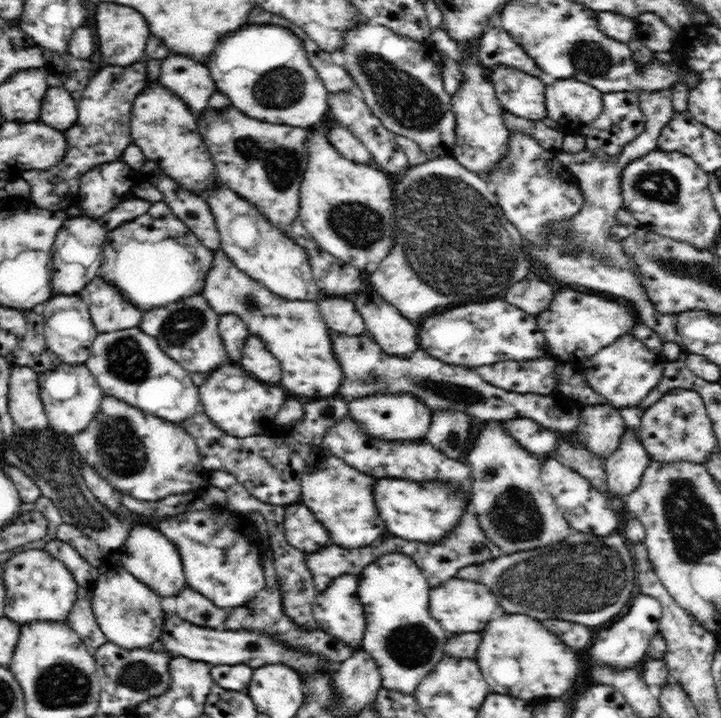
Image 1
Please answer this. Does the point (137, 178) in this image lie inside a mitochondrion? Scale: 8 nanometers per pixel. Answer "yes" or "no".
no

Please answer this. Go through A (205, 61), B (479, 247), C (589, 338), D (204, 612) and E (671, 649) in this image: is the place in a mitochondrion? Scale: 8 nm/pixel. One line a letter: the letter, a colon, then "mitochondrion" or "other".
A: other
B: mitochondrion
C: other
D: mitochondrion
E: other

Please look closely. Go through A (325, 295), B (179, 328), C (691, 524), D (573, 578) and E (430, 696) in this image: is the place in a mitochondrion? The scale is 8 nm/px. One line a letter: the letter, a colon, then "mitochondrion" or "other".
A: other
B: mitochondrion
C: mitochondrion
D: mitochondrion
E: other

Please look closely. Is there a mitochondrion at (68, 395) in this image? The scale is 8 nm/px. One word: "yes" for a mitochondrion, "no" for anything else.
no

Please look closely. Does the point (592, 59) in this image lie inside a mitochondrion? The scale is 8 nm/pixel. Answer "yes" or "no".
yes

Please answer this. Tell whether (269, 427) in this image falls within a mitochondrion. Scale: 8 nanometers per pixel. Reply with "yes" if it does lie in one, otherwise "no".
no

